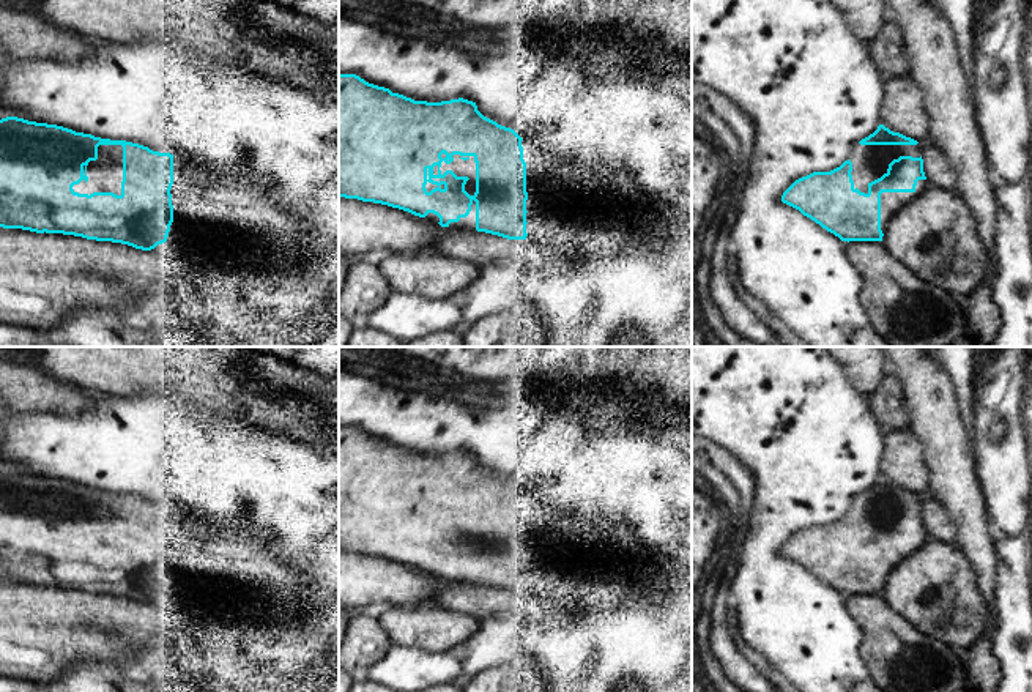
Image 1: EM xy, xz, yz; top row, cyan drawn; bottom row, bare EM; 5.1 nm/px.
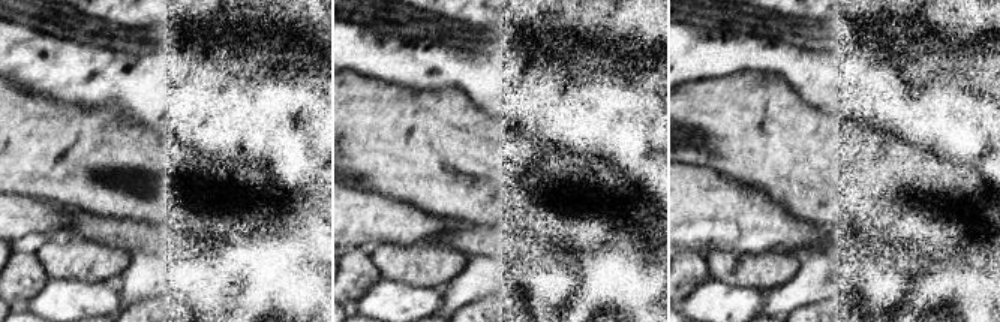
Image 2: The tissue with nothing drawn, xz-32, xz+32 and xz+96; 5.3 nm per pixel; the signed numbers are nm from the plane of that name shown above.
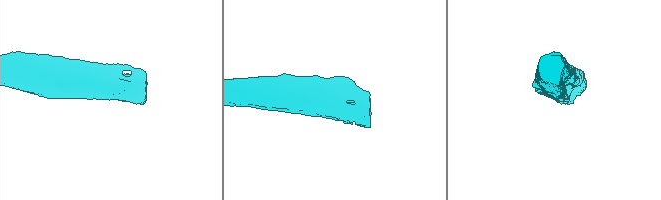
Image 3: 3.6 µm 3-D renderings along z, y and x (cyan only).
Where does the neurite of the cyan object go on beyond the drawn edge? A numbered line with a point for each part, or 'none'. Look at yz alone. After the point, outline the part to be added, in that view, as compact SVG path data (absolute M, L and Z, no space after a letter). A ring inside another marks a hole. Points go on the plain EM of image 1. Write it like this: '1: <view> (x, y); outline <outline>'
1: yz (870, 516); outline M857 497L849 514L852 515L852 534L854 542L868 547L868 538L884 526L887 526L889 517L900 509L922 509L922 498L860 498Z

